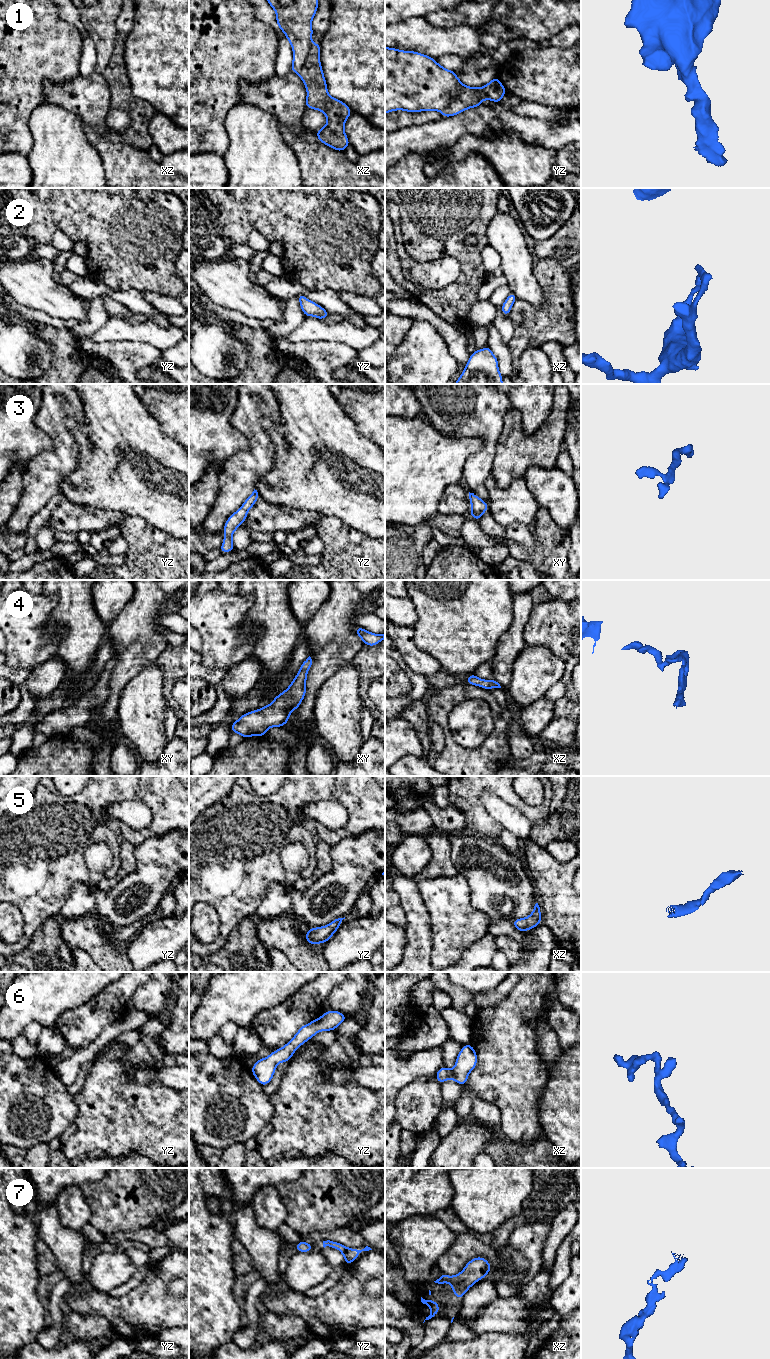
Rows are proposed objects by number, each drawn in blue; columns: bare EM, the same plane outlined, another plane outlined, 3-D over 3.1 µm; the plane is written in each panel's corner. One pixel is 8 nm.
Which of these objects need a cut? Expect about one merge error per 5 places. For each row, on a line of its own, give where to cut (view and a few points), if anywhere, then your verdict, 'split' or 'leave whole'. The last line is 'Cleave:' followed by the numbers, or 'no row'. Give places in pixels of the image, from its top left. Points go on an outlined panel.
1: cut xz (311, 43), (306, 61), (297, 73); split
2: cut none; leave whole
3: cut none; leave whole
4: cut none; leave whole
5: cut none; leave whole
6: cut none; leave whole
7: cut none; leave whole
Cleave: 1

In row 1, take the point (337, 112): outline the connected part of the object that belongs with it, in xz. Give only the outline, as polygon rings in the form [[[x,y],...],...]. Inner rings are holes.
[[[311,43],[306,62],[297,74],[307,90],[306,108],[319,110],[327,118],[327,124],[316,131],[318,140],[343,152],[350,145],[344,125],[352,111],[344,102],[329,95],[320,63],[320,47],[321,44]]]

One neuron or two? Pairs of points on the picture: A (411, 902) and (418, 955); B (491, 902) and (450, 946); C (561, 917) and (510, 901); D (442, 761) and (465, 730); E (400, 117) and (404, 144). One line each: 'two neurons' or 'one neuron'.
A: one neuron
B: two neurons
C: two neurons
D: two neurons
E: two neurons

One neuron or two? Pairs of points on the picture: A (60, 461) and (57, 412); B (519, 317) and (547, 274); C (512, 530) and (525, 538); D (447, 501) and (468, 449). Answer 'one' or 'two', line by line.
A: one
B: one
C: one
D: two

